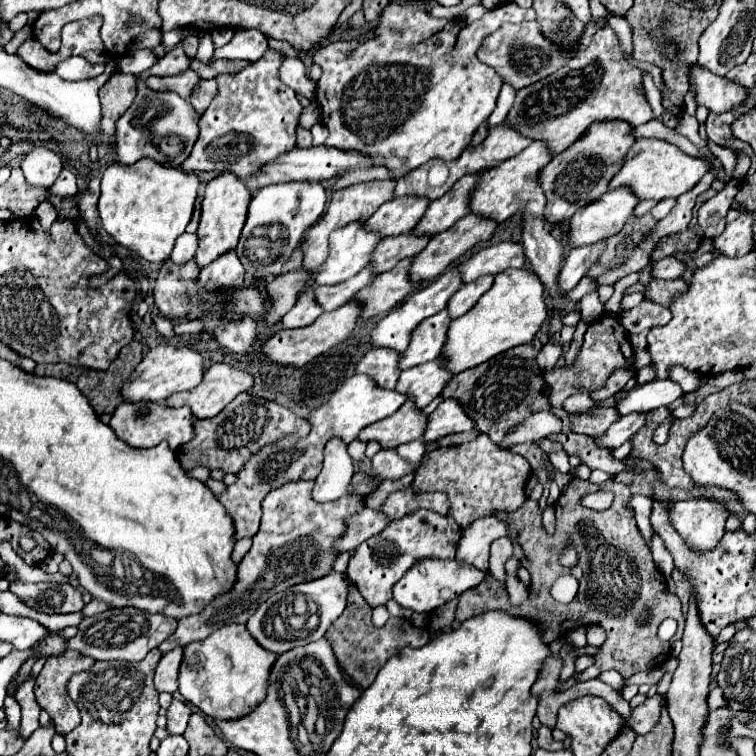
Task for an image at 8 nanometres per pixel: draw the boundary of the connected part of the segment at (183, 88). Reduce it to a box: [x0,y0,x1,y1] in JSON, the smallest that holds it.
[144,69,198,97]

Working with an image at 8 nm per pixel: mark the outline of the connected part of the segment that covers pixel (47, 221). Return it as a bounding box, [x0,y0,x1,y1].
[36,201,58,231]

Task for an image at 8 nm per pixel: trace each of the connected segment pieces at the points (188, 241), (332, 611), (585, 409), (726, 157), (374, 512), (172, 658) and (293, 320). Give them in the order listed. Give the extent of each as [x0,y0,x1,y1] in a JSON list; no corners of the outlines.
[[170,233,198,265],[292,571,350,641],[564,393,598,413],[708,141,736,181],[336,507,388,551],[154,647,182,693],[282,287,324,329]]

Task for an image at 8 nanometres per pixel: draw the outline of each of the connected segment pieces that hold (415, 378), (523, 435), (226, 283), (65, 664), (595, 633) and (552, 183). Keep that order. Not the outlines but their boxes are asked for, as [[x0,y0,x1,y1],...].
[[396,359,452,407],[500,411,562,447],[200,251,244,291],[34,651,96,735],[586,625,606,647],[540,119,636,225]]

